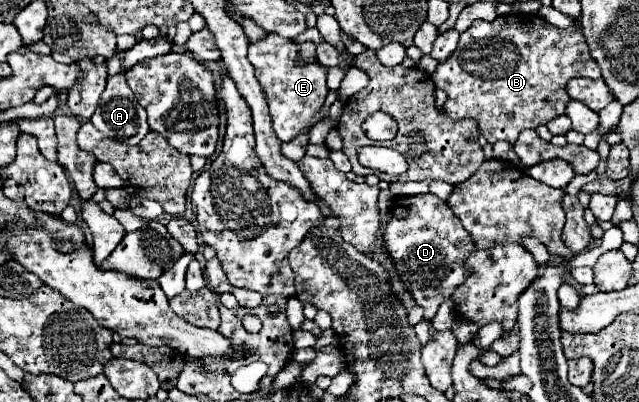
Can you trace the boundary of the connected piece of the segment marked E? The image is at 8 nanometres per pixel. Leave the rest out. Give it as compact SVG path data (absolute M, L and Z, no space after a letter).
M268 33L264 39L248 45L248 59L256 69L258 83L264 89L270 115L272 115L272 127L276 131L276 137L280 141L292 141L312 125L312 119L320 113L324 99L328 95L326 87L326 67L318 61L312 63L298 63L298 43L292 39L278 37L274 33Z

